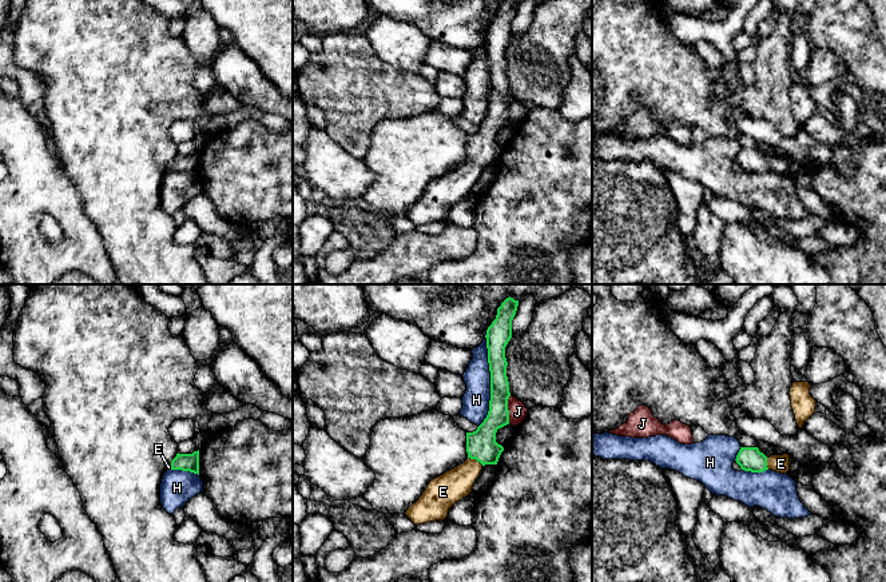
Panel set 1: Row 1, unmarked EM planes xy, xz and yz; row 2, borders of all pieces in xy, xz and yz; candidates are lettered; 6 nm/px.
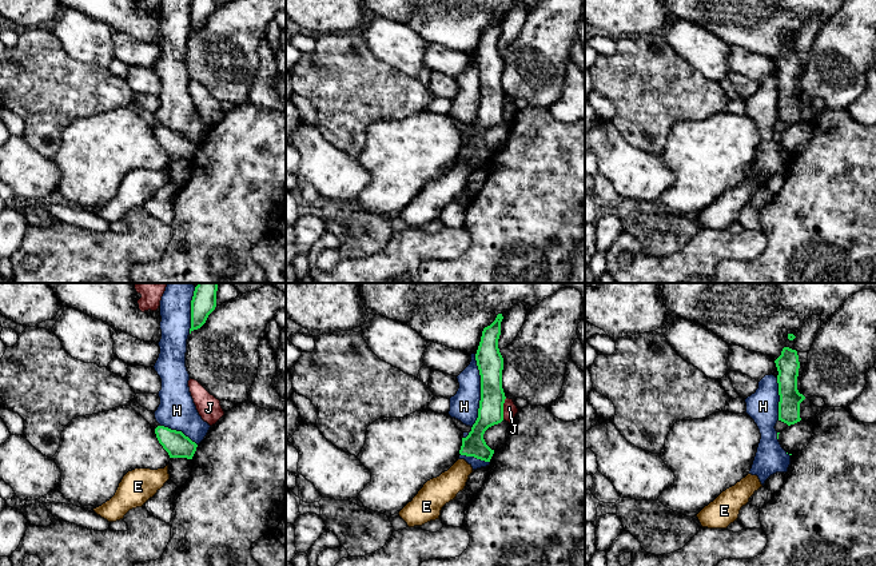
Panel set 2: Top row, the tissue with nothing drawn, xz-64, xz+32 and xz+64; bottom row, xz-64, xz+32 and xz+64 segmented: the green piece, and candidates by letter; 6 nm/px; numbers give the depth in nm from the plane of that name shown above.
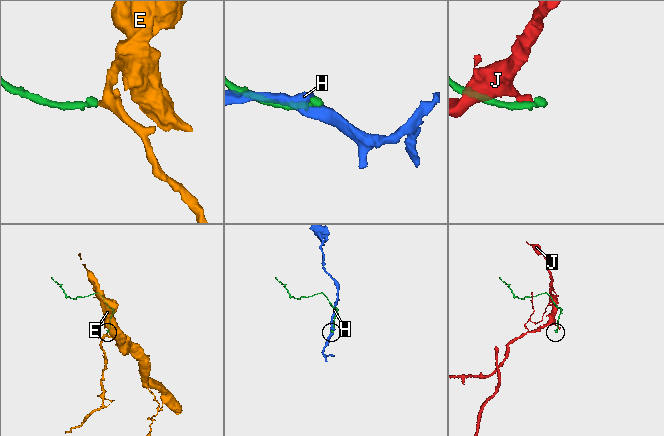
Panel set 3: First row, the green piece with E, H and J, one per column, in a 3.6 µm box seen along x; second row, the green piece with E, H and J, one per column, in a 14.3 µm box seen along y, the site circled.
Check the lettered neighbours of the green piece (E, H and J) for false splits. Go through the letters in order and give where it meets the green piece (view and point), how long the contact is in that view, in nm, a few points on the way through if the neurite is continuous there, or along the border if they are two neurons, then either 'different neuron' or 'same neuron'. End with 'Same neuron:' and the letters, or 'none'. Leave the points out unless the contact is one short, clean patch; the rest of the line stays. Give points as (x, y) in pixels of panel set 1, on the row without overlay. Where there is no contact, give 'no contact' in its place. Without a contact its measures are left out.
E: xz (476, 160) | 110 nm | across xz (481, 146), (481, 152), (476, 160), (472, 168), (456, 184) | same neuron
H: xz (491, 79) | 600 nm | different neuron
J: xz (508, 111) | 180 nm | along xz (511, 96), (508, 100), (508, 124) | different neuron
Same neuron: E

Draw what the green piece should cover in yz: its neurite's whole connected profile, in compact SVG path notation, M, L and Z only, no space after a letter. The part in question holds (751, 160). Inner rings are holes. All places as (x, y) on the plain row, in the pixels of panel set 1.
M740 148L736 156L736 164L744 172L763 174L772 171L786 175L790 171L790 156L771 156L767 159L758 148Z

